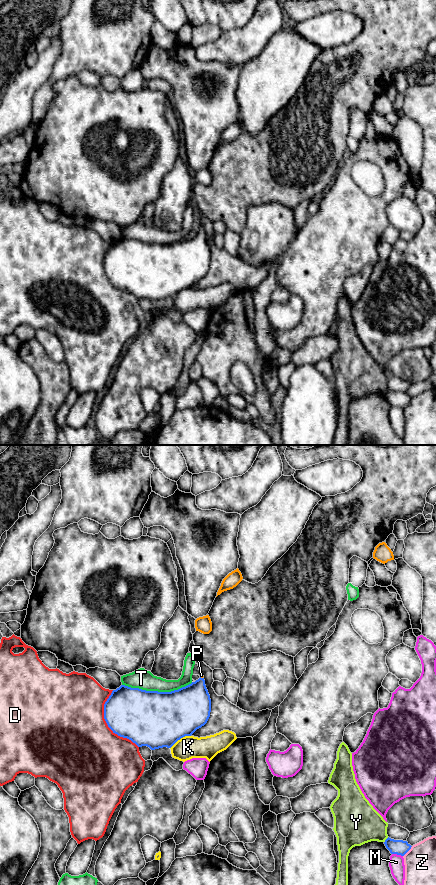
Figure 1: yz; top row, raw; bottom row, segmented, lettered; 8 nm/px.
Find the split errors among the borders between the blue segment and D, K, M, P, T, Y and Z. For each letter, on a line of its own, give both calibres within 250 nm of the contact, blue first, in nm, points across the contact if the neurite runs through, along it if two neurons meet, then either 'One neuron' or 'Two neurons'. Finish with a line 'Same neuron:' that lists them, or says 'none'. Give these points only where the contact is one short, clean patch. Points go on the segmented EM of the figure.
D: Thickness 420 nm (blue) against 500 nm. Two neurons
K: Thickness 440 nm (blue) against 190 nm. Two neurons
M: Thickness 120 nm (blue) against 130 nm. Two neurons
P: Thickness 340 nm (blue) against 20 nm. Path across: yz (190, 706), (199, 686), (200, 677), (201, 675). One neuron
T: Thickness 460 nm (blue) against 160 nm. Two neurons
Y: Thickness 120 nm (blue) against 340 nm. Two neurons
Z: Thickness 120 nm (blue) against 260 nm. Two neurons
Same neuron: P

